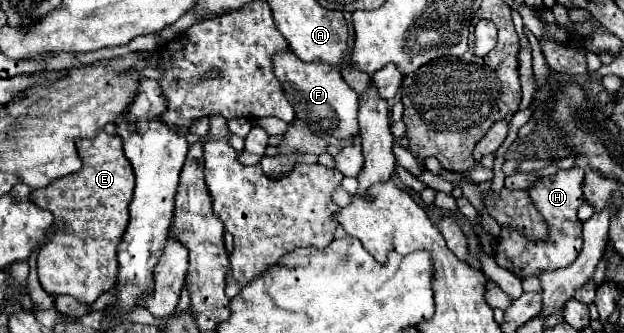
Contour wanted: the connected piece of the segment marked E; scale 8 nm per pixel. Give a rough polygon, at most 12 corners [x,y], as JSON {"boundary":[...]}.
{"boundary":[[76,139],[82,169],[34,189],[54,215],[50,295],[92,305],[118,277],[134,173],[122,139]]}

